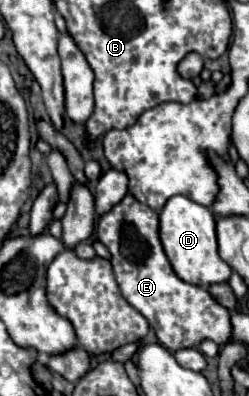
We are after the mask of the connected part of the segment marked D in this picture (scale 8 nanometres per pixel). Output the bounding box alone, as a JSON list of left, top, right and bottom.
[160,196,232,288]

